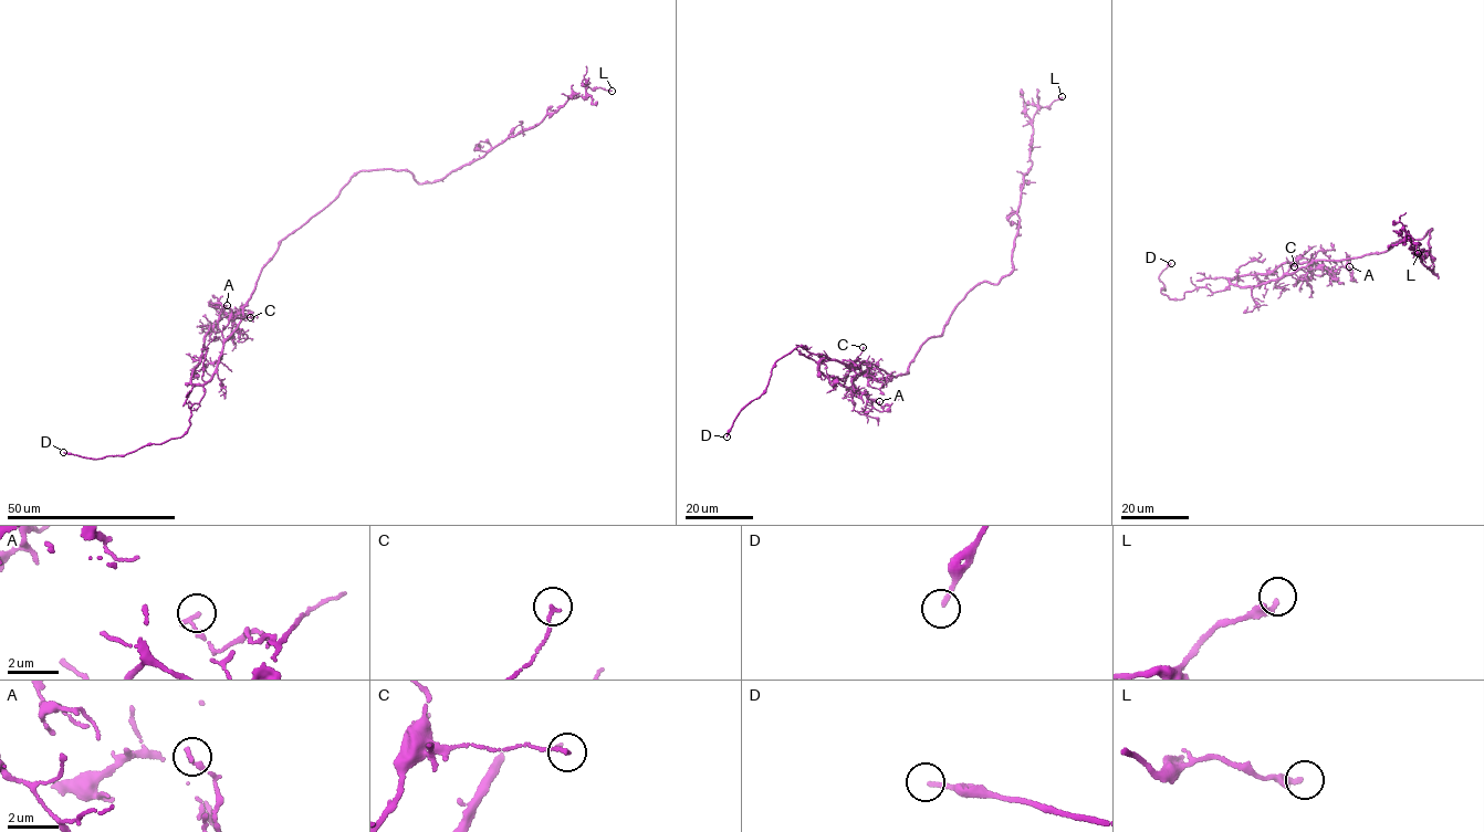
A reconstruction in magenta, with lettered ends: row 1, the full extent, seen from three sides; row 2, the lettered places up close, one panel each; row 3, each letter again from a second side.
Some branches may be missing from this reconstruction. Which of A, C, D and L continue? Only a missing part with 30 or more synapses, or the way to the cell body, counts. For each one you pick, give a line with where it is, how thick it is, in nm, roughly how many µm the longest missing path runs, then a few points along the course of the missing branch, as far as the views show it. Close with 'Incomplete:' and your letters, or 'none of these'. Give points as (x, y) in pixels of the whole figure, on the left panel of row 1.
D: at (63, 452); 160 nm thick; about 10 µm are missing; missing branch runs (63, 452), (35, 452), (40, 454)
Incomplete: D

